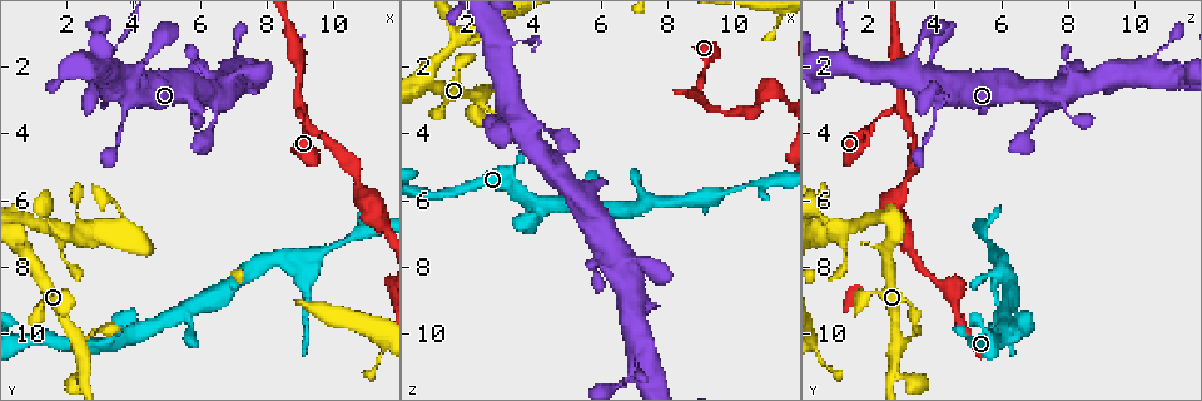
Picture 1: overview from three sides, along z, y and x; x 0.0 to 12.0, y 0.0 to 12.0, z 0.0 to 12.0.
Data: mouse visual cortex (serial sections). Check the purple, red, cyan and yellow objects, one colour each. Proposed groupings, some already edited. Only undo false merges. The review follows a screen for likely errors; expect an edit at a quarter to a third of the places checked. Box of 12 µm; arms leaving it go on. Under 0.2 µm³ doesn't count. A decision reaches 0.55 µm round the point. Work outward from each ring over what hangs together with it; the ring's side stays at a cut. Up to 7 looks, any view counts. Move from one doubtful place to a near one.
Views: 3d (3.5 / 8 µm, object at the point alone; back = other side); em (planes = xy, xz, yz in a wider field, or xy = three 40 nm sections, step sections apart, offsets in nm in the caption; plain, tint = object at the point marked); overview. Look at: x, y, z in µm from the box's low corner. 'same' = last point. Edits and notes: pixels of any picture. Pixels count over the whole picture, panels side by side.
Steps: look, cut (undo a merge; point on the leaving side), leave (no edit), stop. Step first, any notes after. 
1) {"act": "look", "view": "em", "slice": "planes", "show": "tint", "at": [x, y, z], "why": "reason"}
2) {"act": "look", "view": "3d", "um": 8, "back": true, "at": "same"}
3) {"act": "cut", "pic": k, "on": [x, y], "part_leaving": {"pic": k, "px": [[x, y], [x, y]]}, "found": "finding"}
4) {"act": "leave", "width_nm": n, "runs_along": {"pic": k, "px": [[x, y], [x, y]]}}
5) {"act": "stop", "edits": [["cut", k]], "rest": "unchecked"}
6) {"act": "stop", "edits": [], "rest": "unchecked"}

{"act": "look", "view": "em", "slice": "xy", "step": 2, "show": "tint", "at": [2.5, 10.7, 2.9], "why": "sharp bend"}

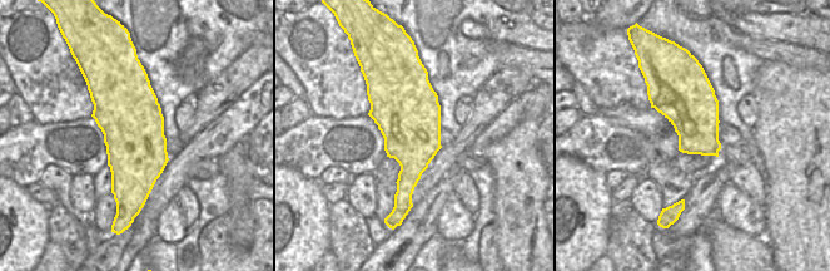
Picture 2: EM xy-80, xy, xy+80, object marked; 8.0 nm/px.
{"act": "look", "view": "3d", "um": 3.5, "at": "same"}

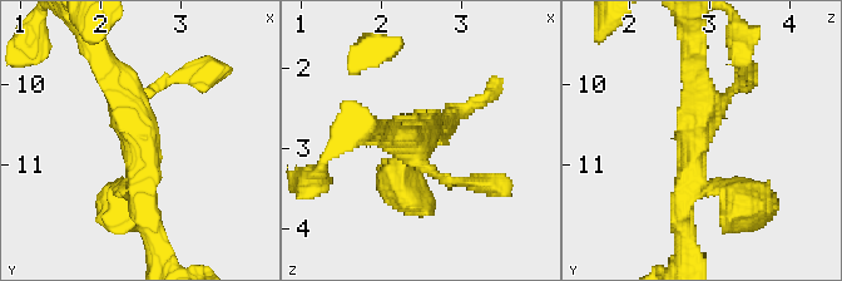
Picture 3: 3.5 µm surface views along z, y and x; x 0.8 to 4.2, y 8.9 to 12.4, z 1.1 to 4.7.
{"act": "leave", "runs_along": {"pic": 3, "px": [[694, 73], [692, 169], [737, 200]]}, "found": "one cell here"}

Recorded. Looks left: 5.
{"act": "look", "view": "3d", "um": 3.5, "at": [9.0, 3.2, 3.0], "why": "a narrow waist"}

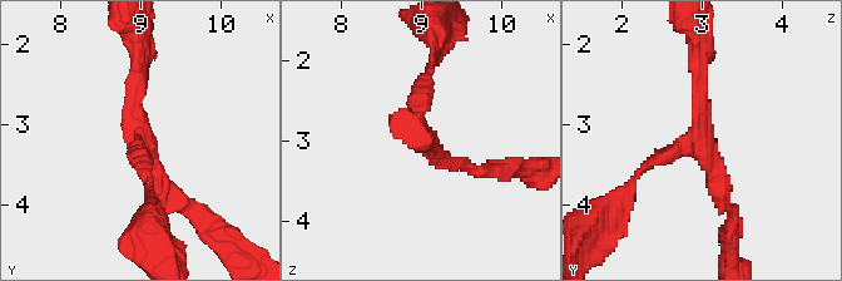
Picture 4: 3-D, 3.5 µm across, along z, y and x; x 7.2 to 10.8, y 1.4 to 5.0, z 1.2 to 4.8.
{"act": "look", "view": "em", "slice": "xy", "step": 1, "show": "tint", "at": [9.00, 3.25, 2.95], "why": "shape alone is not enough"}

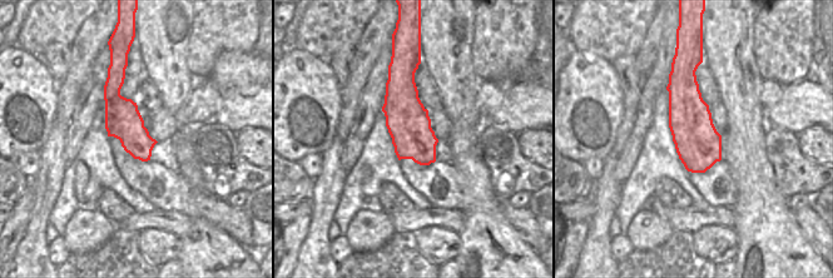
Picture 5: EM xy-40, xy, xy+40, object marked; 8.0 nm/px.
{"act": "look", "view": "em", "slice": "xy", "step": 3, "show": "tint", "at": "same"}

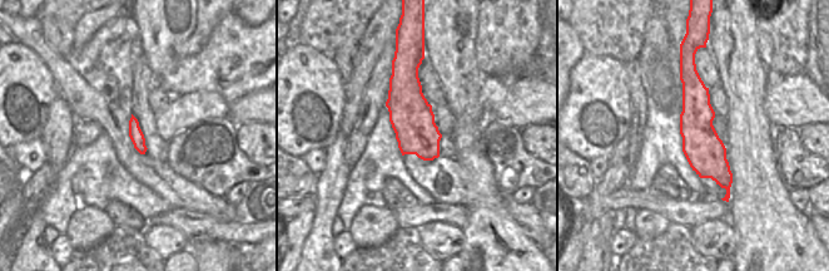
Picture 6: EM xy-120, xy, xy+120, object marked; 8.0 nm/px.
{"act": "leave", "runs_along": {"pic": 4, "px": [[429, 70], [421, 136], [466, 167]]}, "found": "one cell here"}

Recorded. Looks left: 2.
{"act": "look", "view": "3d", "um": 8, "at": [7.0, 2.5, 11.3]}

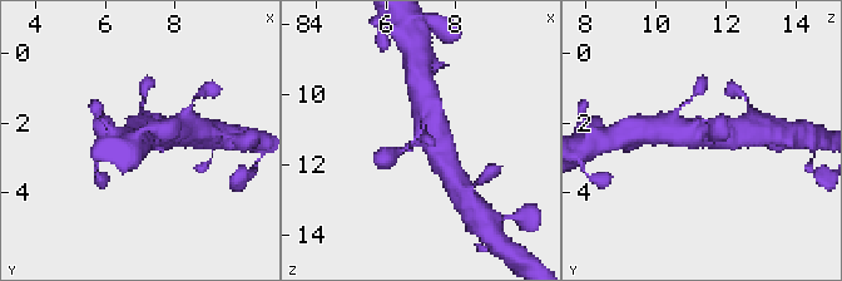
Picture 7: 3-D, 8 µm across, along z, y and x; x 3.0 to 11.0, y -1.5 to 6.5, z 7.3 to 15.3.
{"act": "look", "view": "3d", "um": 3.5, "at": [6.9, 2.5, 11.4]}

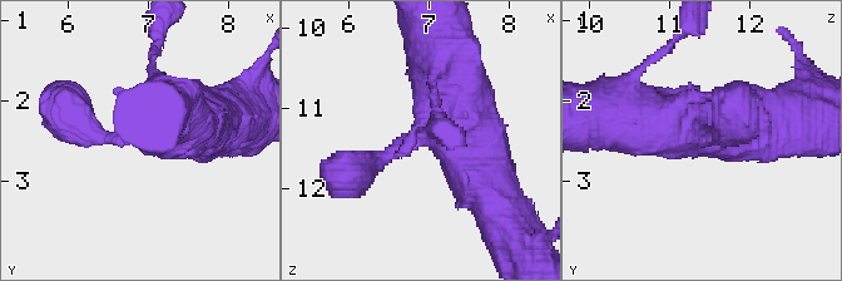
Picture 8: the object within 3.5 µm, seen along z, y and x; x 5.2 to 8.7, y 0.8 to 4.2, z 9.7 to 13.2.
{"act": "leave", "found": "all the same cell"}

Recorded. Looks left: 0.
{"act": "stop", "edits": [], "rest": "unchecked"}

